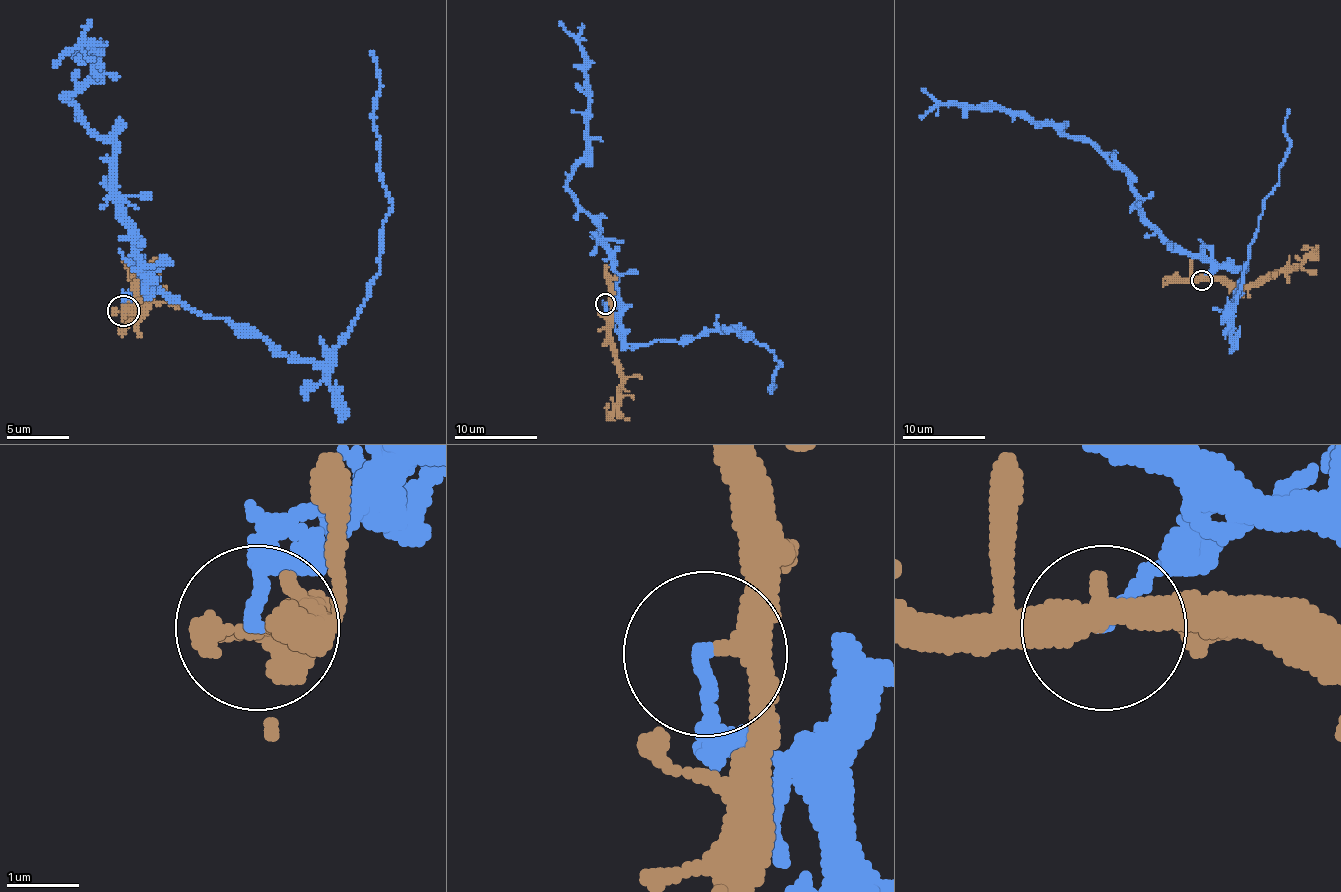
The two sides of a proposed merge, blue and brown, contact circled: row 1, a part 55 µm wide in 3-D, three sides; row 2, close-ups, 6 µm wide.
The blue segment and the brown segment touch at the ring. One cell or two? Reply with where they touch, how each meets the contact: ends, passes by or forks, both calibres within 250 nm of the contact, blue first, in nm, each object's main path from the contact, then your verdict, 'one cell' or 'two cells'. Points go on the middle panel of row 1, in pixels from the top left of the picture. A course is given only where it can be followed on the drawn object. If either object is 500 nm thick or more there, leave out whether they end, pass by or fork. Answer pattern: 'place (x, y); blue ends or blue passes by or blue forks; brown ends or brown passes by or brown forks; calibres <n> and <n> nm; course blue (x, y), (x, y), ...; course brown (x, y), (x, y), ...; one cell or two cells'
place (605, 304); blue ends; brown passes by; calibres 190 and 340 nm; course blue (604, 304), (627, 343), (687, 341), (714, 331), (739, 331), (774, 352), (782, 364), (768, 391); course brown (606, 304), (611, 306), (615, 364), (621, 375), (621, 406), (615, 414), (629, 420); two cells

